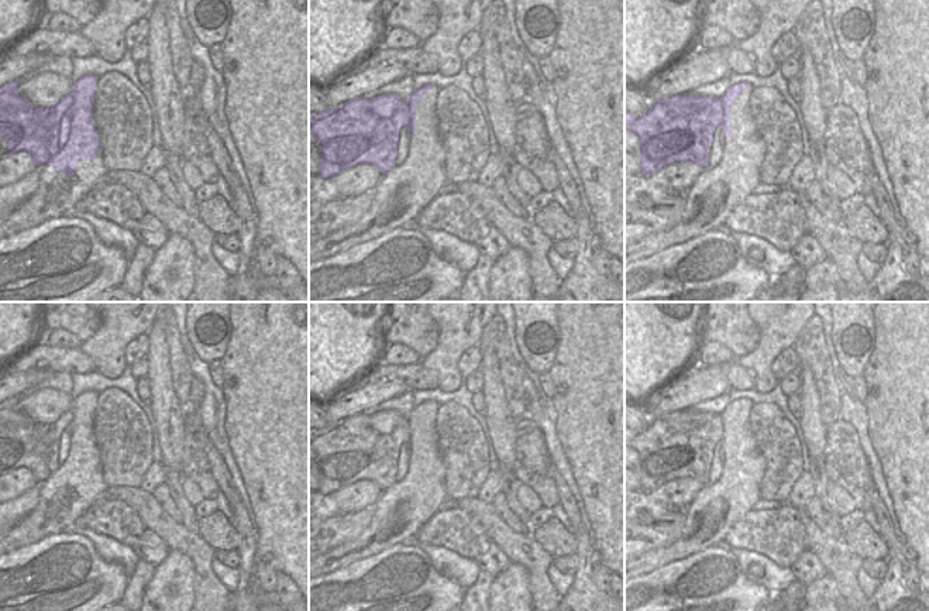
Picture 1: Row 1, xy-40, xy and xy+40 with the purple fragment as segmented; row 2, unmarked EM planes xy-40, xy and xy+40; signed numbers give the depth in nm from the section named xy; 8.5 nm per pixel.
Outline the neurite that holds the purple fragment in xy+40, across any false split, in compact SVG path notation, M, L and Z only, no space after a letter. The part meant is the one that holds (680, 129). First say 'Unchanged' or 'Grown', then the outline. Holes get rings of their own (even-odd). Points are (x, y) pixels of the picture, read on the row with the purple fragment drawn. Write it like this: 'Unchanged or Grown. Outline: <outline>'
Unchanged. Outline: M740 82L740 83L734 83L732 86L729 86L727 92L720 97L699 97L696 95L677 95L674 97L667 97L667 99L661 99L657 100L641 117L634 117L630 113L625 111L625 128L630 130L632 133L636 134L636 137L640 141L640 165L641 165L641 174L644 176L651 176L654 174L657 174L658 171L675 164L675 162L692 162L695 165L698 165L702 169L709 168L709 154L710 154L710 147L713 144L713 134L715 130L722 126L725 130L725 144L726 144L726 137L732 135L732 104L739 99L739 96L743 93L744 89L749 89L750 85L746 82Z

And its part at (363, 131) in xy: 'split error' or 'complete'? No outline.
complete

